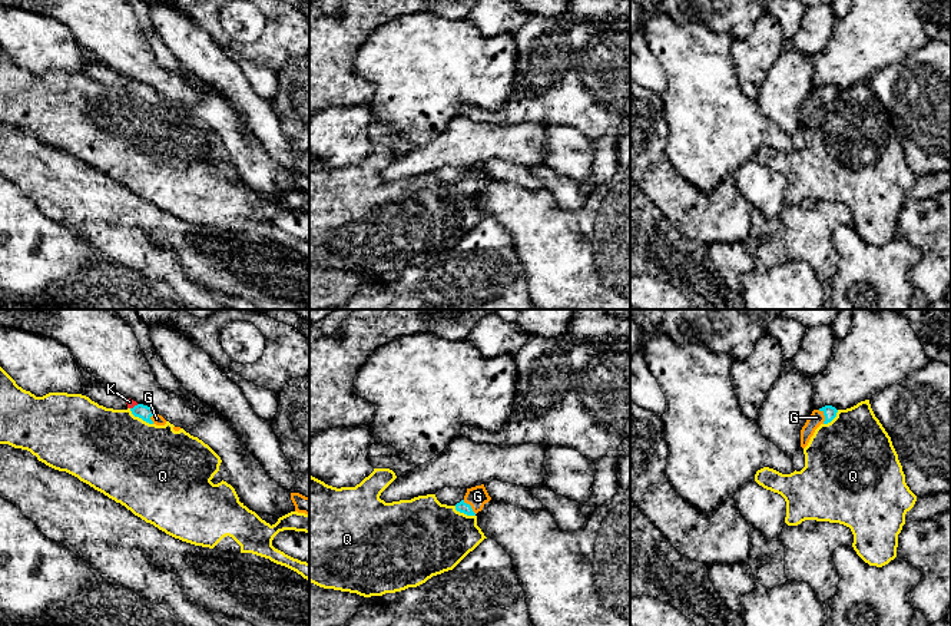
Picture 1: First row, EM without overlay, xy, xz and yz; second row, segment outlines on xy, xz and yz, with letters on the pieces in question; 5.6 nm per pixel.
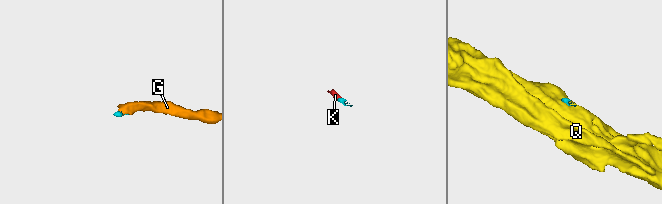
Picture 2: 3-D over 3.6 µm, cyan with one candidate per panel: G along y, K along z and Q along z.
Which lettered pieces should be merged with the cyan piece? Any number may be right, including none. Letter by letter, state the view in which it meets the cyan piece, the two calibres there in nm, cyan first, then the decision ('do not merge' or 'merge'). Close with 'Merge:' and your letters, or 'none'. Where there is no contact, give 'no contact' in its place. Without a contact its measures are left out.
G: xz | 60/120 nm | merge
K: xy | 80/50 nm | merge
Q: xy | 80/480 nm | do not merge
Merge: G, K

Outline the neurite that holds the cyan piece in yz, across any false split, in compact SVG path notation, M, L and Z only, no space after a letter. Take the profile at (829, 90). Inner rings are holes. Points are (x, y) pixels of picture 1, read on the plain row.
M825 85L814 89L805 105L801 109L801 126L805 127L821 103L828 103L836 96L838 89L832 85Z

